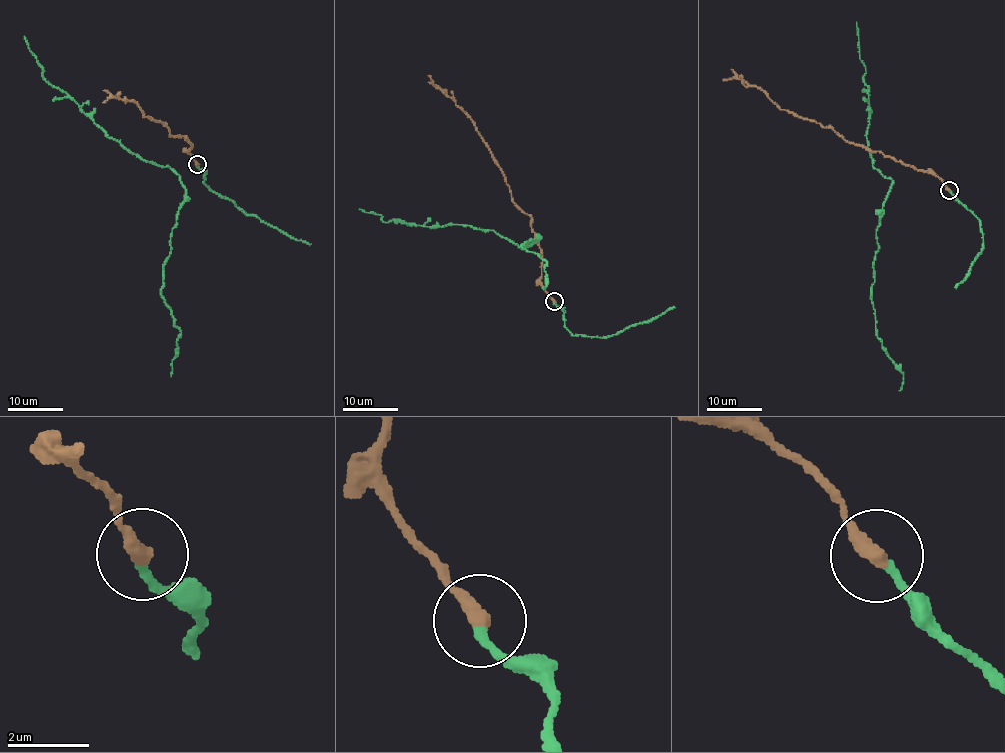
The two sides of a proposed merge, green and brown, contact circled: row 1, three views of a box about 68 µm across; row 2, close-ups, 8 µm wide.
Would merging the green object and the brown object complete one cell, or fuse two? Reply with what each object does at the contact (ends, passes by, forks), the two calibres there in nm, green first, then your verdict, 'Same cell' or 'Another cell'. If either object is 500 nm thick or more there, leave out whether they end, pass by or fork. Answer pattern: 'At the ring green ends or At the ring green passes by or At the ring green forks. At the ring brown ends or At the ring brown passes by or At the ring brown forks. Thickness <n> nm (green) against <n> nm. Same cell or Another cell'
At the ring green ends. At the ring brown ends. Thickness 190 nm (green) against 400 nm. Same cell

